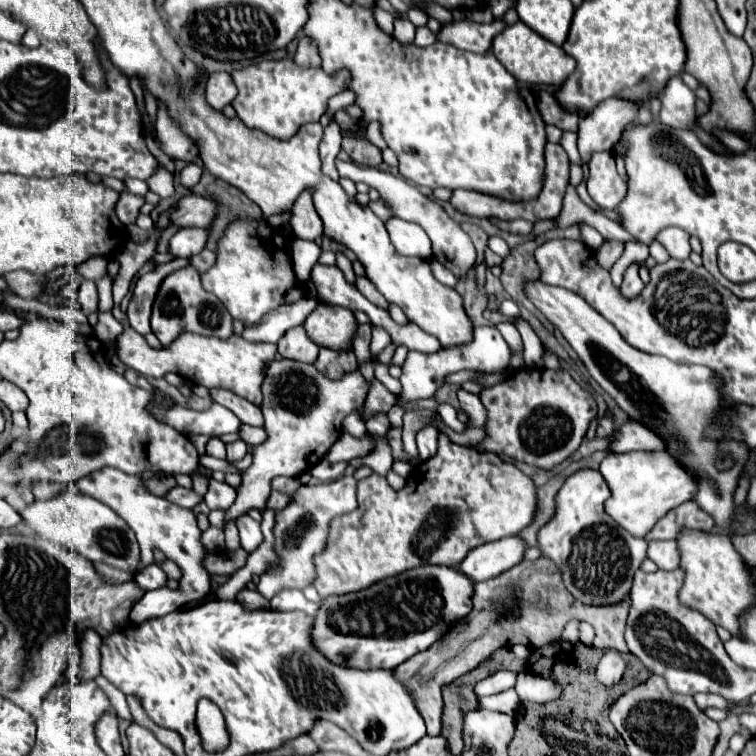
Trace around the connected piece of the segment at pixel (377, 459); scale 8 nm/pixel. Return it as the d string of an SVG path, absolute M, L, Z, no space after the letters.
M380 436L380 440L374 440L374 442L376 442L376 446L374 446L366 456L362 456L362 458L354 458L350 464L352 464L354 468L368 466L368 468L372 468L376 474L386 476L388 470L392 468L392 462L394 462L390 442L388 442L386 436Z

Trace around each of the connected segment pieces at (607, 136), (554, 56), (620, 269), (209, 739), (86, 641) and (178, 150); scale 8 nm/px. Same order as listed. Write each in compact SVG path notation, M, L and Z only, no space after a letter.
M612 98L588 112L580 120L578 130L578 152L582 162L588 164L592 154L610 150L618 142L626 124L634 122L638 108L640 104L634 106L632 102L618 102L618 98Z
M516 22L506 26L492 42L492 50L496 58L504 64L504 68L524 84L540 84L540 86L560 86L576 68L574 58L570 58L562 48L546 42L540 34L530 30L524 22Z
M624 242L624 252L622 256L614 262L614 266L610 268L610 274L612 274L612 280L616 286L622 284L622 276L624 276L624 270L634 264L634 262L644 262L648 256L648 246L642 244L642 242Z
M200 700L198 702L198 718L196 726L202 738L202 746L208 752L222 752L230 744L230 734L226 730L226 722L218 706L210 700Z
M86 630L80 641L81 662L80 662L80 682L94 680L100 676L100 646L102 646L102 636L96 630Z
M160 104L158 108L158 120L156 120L156 130L158 130L158 140L160 140L160 150L168 154L172 160L184 160L192 162L198 158L198 148L188 138L182 134L178 124L166 114L164 106Z

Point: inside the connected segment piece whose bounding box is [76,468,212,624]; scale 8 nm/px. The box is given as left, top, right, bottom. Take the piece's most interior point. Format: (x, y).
(158, 523)

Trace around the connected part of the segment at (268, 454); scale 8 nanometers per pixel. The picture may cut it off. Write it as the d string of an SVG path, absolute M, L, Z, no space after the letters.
M274 360L262 384L262 414L268 440L254 446L254 462L244 472L242 484L238 488L236 502L228 508L226 520L246 514L250 508L266 508L270 496L270 480L274 476L300 476L316 462L322 460L326 450L340 438L342 420L358 410L366 400L368 384L360 370L346 374L340 380L328 380L314 370L312 364L302 364L294 360Z

